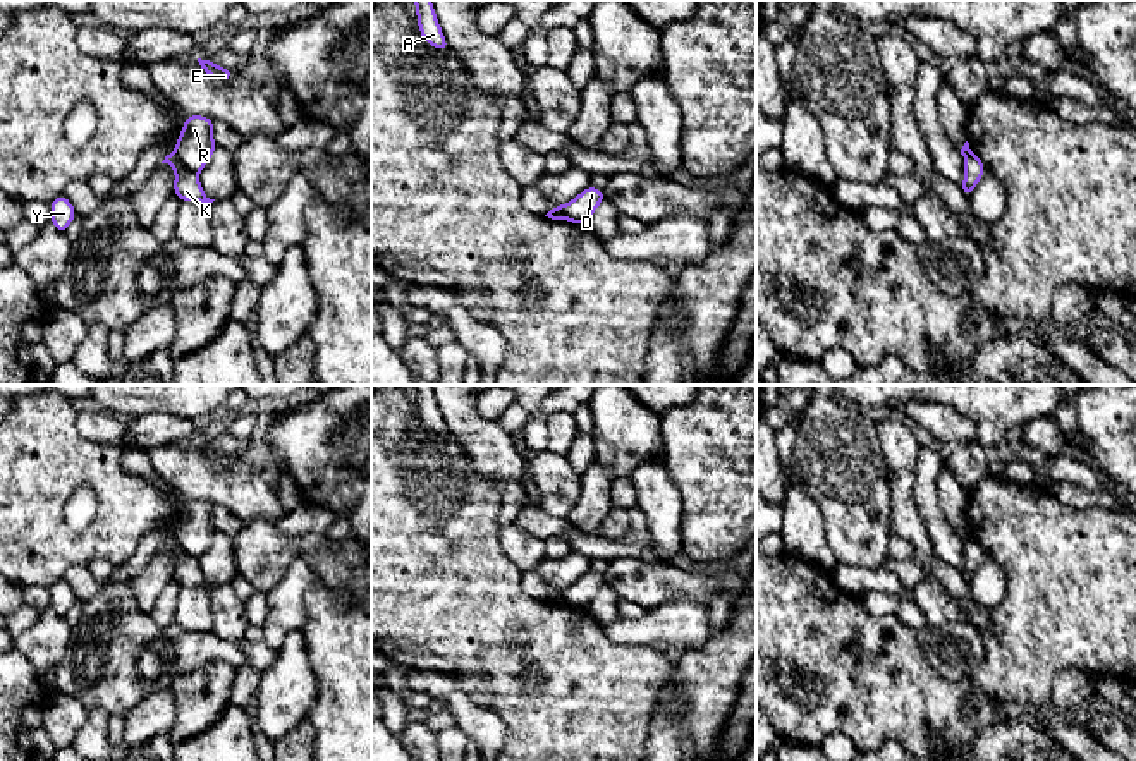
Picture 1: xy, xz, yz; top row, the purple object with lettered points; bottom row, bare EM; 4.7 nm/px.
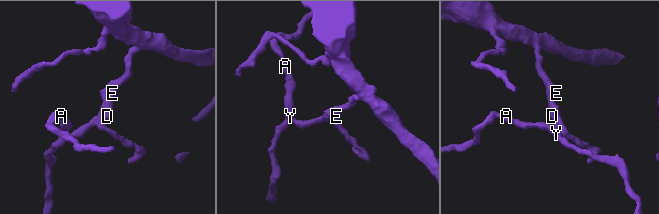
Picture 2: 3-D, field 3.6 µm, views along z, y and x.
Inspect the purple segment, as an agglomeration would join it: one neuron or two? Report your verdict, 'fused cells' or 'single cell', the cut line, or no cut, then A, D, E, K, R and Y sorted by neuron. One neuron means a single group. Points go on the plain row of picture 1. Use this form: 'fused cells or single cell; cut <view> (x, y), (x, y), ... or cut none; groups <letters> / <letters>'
fused cells; cut xy (174, 536), (196, 559); groups A K Y / D E R

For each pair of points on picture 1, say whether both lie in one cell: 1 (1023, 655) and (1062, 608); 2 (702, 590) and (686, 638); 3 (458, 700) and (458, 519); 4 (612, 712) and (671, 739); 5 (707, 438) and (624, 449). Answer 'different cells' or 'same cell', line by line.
1: same cell
2: different cells
3: different cells
4: different cells
5: different cells

